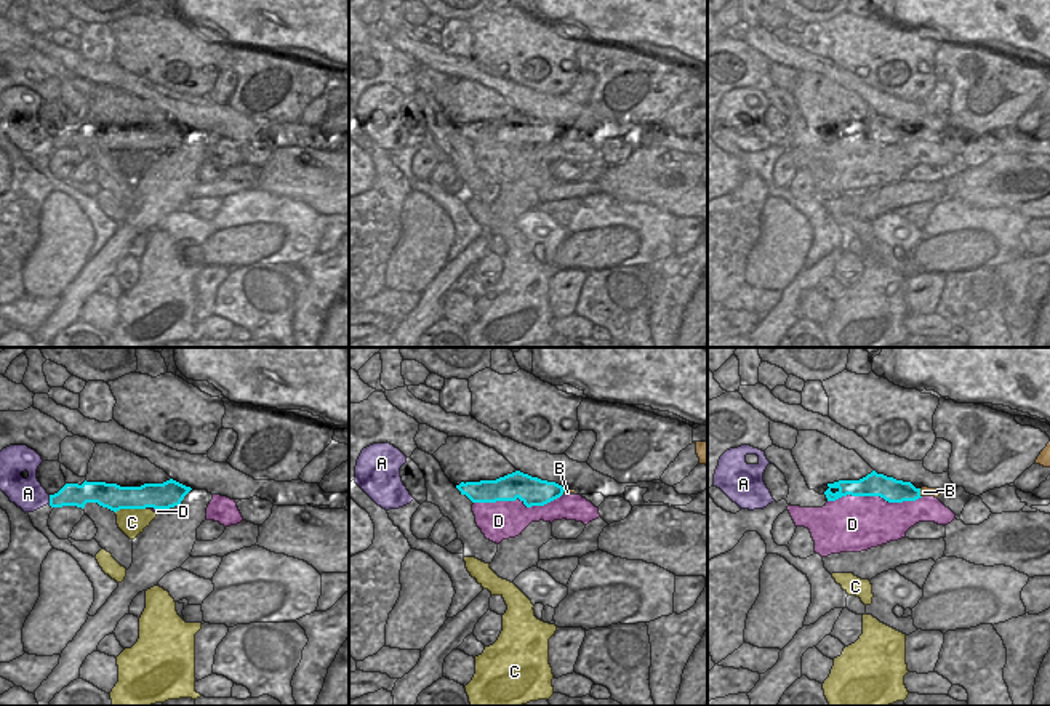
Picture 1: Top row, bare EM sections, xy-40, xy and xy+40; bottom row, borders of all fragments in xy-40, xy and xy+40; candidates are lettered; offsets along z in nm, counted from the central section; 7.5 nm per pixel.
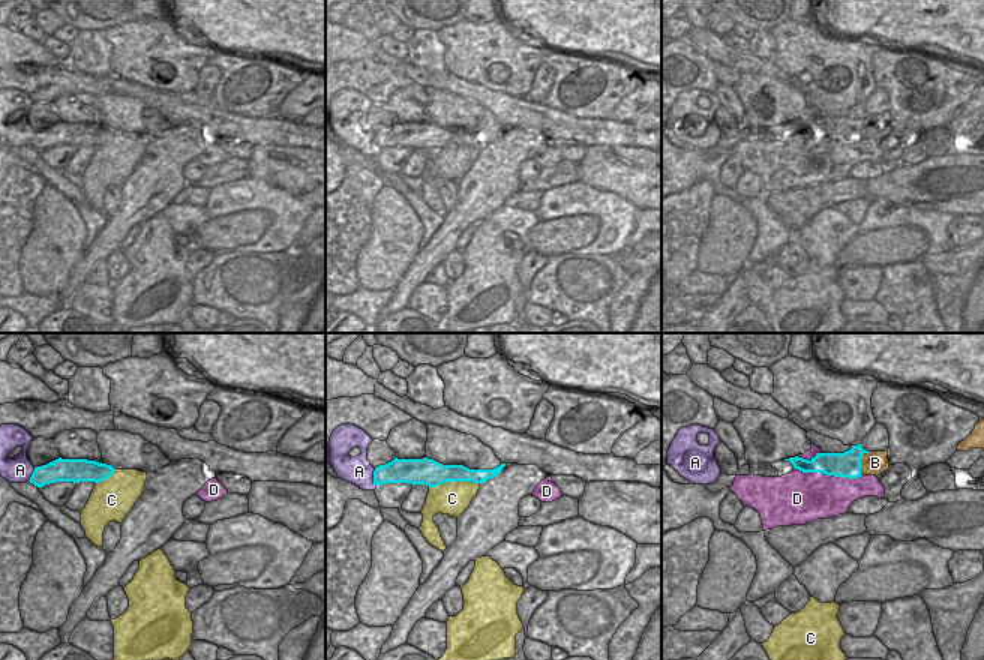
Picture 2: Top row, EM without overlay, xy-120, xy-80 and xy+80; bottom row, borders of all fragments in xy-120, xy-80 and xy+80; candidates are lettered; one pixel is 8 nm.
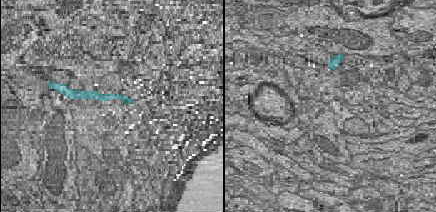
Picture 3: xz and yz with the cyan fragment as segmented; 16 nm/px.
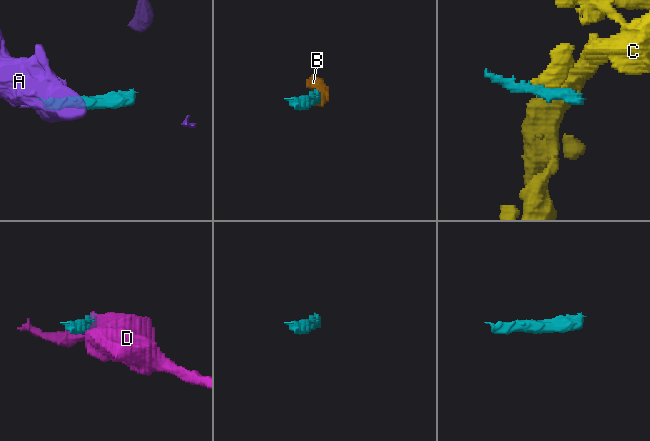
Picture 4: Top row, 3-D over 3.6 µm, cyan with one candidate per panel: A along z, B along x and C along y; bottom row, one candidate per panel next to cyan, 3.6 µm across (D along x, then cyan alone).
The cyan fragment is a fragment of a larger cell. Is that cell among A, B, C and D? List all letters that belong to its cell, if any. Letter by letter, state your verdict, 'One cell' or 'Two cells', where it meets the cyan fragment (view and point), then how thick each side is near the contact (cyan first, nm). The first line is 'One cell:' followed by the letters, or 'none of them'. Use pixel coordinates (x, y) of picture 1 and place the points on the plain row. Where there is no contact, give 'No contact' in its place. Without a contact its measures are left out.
One cell: B
A: Two cells. Touches cyan at xy-40 (50, 141). Thickness 170 nm (cyan) against 240 nm
B: One cell. Touches cyan at xy+40 (919, 135). Thickness 180 nm (cyan) against 70 nm
C: Two cells. Touches cyan at xy-40 (130, 149). Thickness 190 nm (cyan) against 200 nm
D: Two cells. Touches cyan at xy+40 (874, 136). Thickness 180 nm (cyan) against 400 nm.

